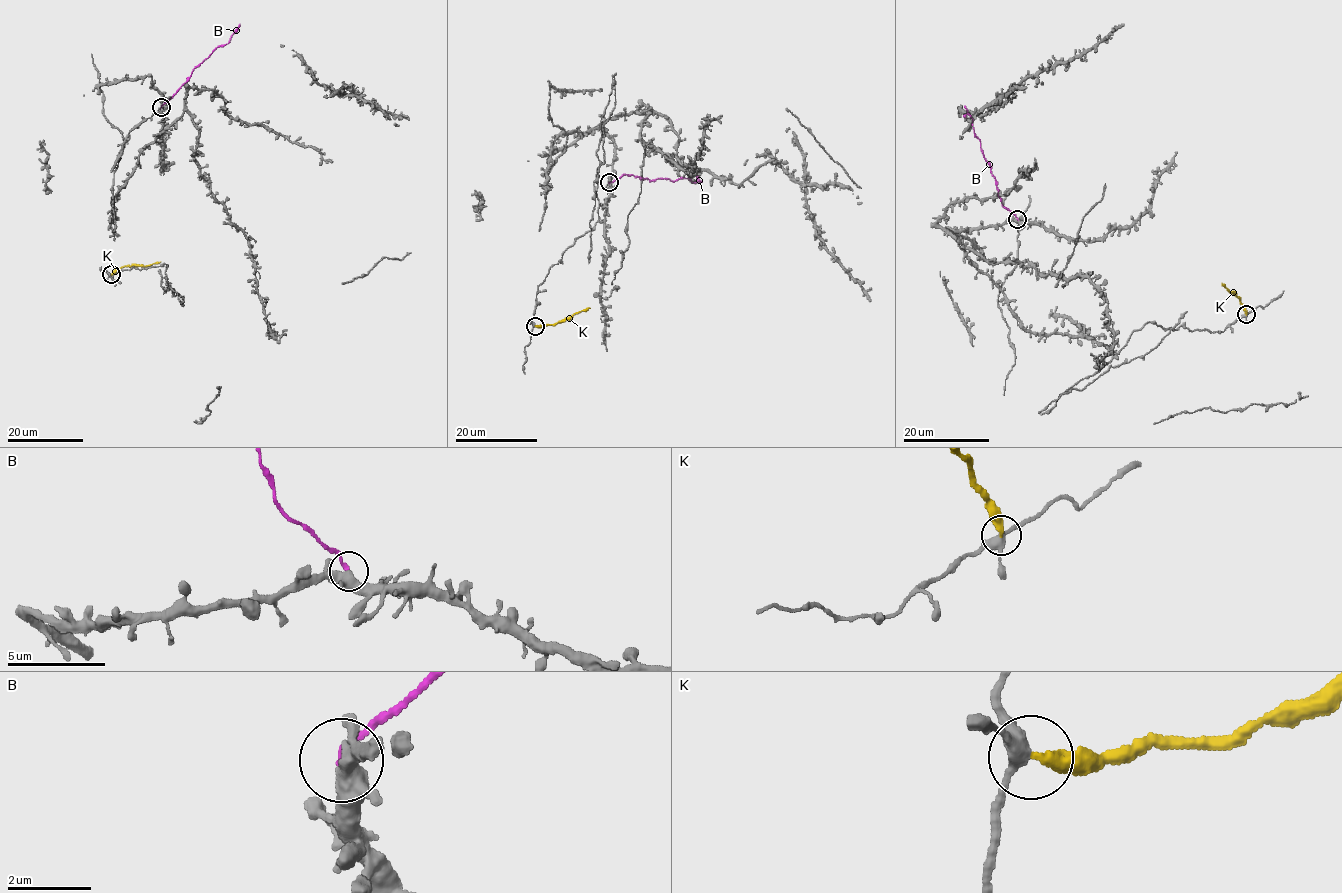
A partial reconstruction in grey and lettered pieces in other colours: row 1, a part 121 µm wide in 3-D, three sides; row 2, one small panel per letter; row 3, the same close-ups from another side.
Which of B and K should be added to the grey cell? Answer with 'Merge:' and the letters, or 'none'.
Merge: none

